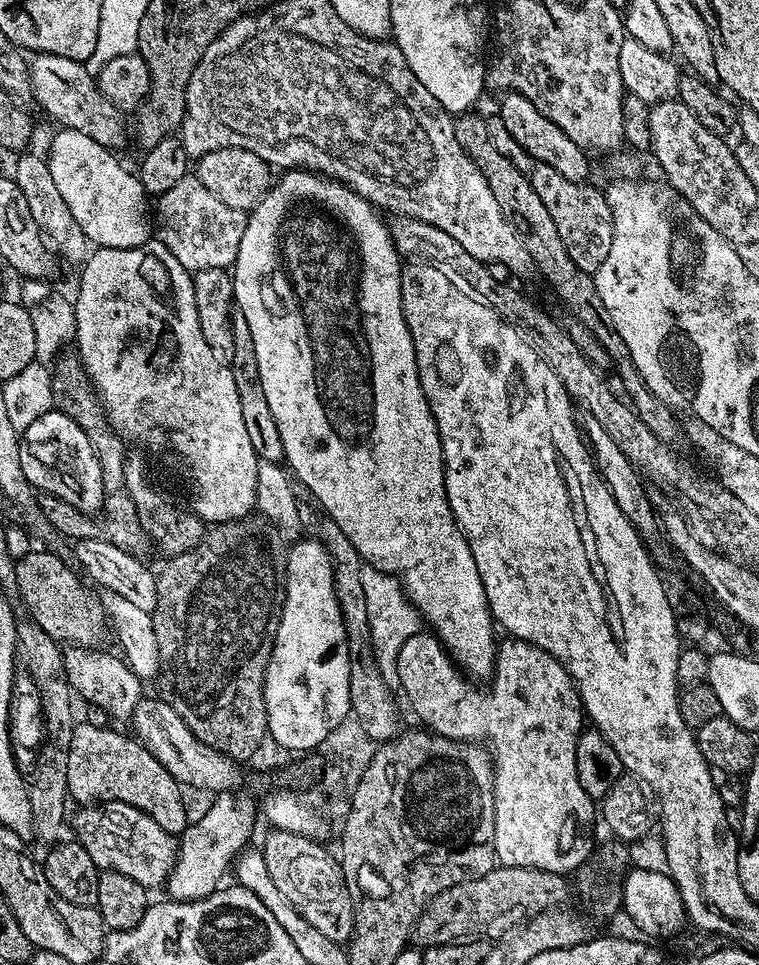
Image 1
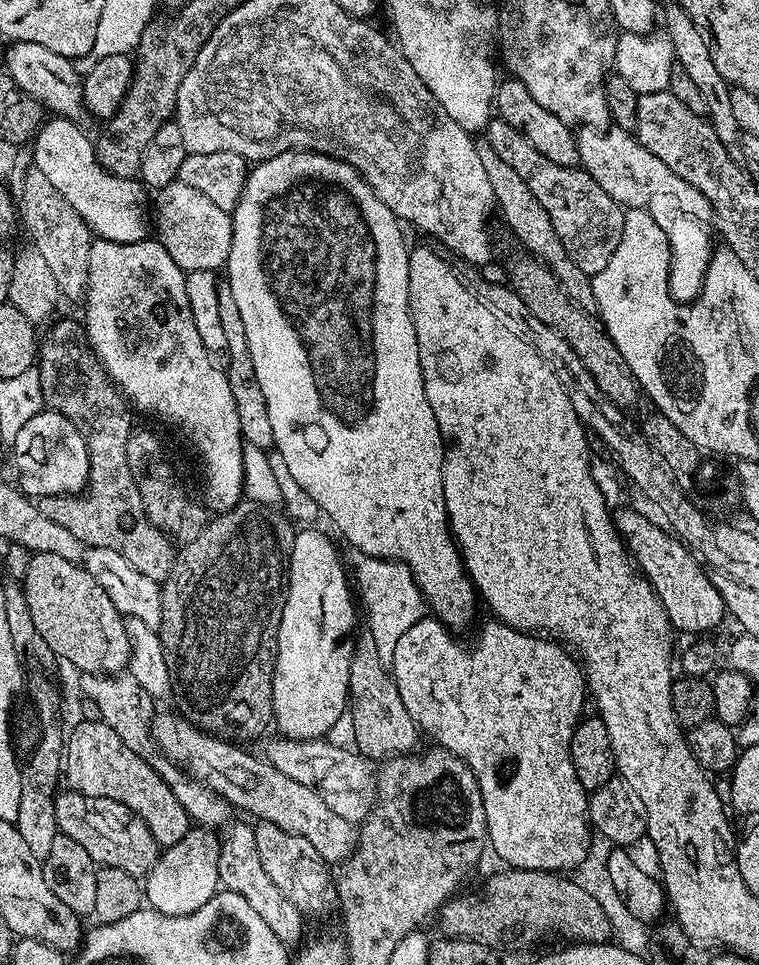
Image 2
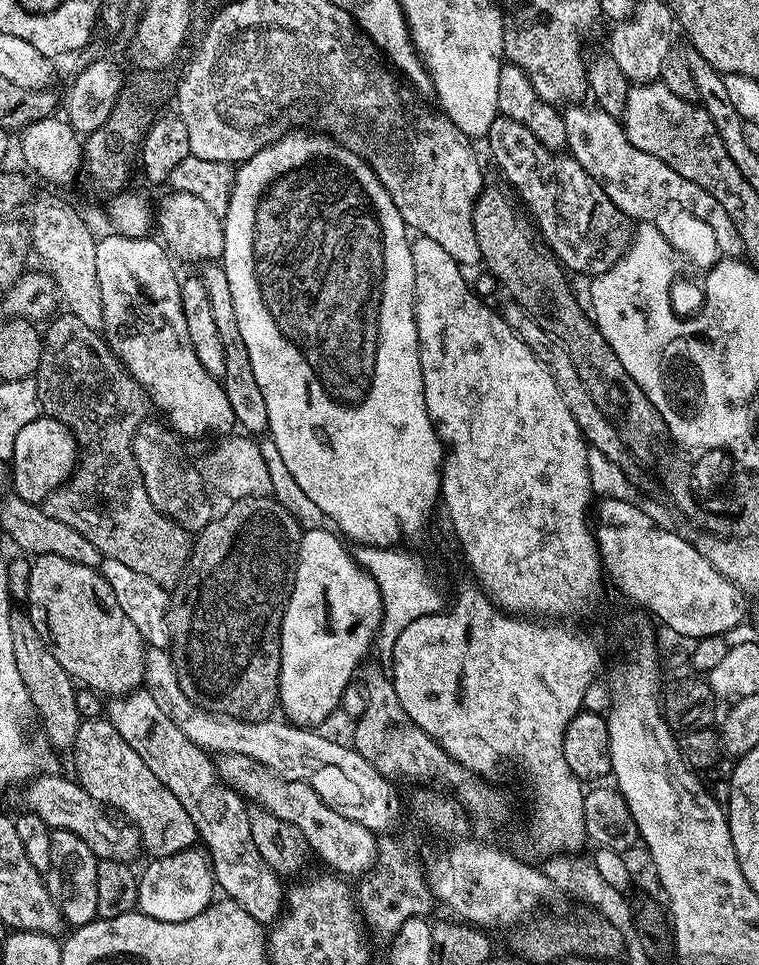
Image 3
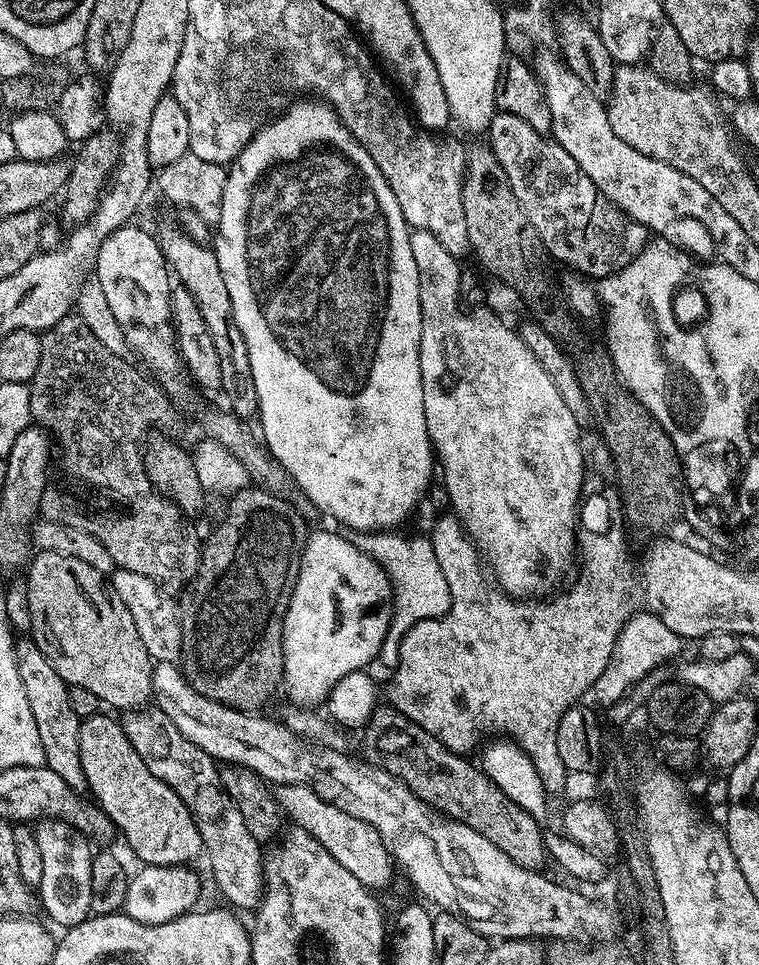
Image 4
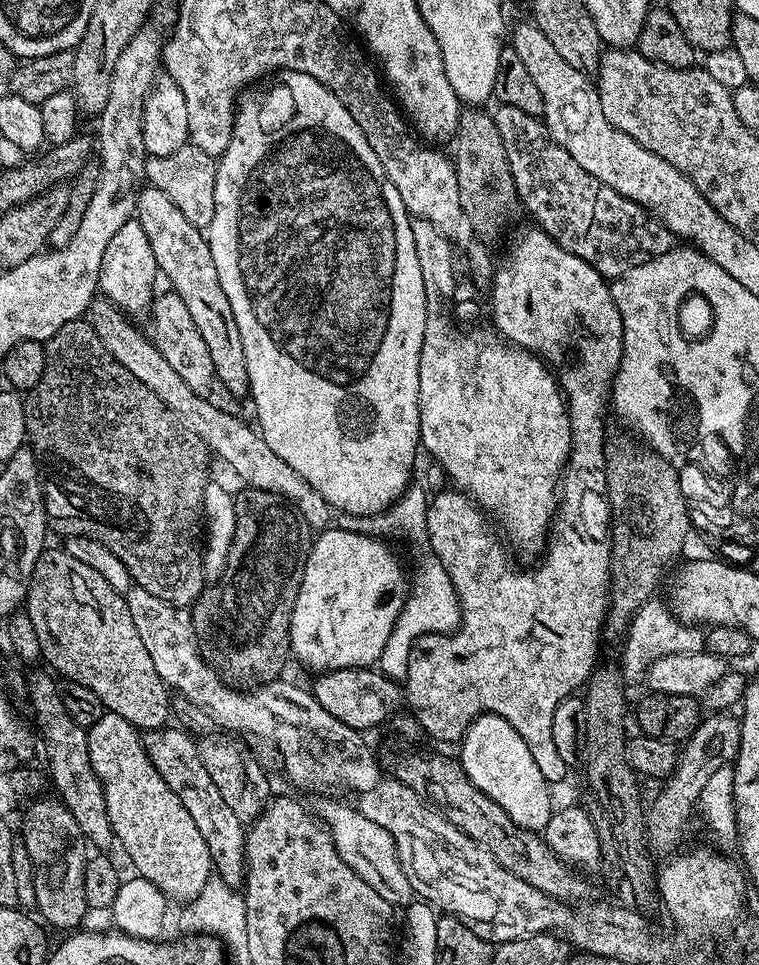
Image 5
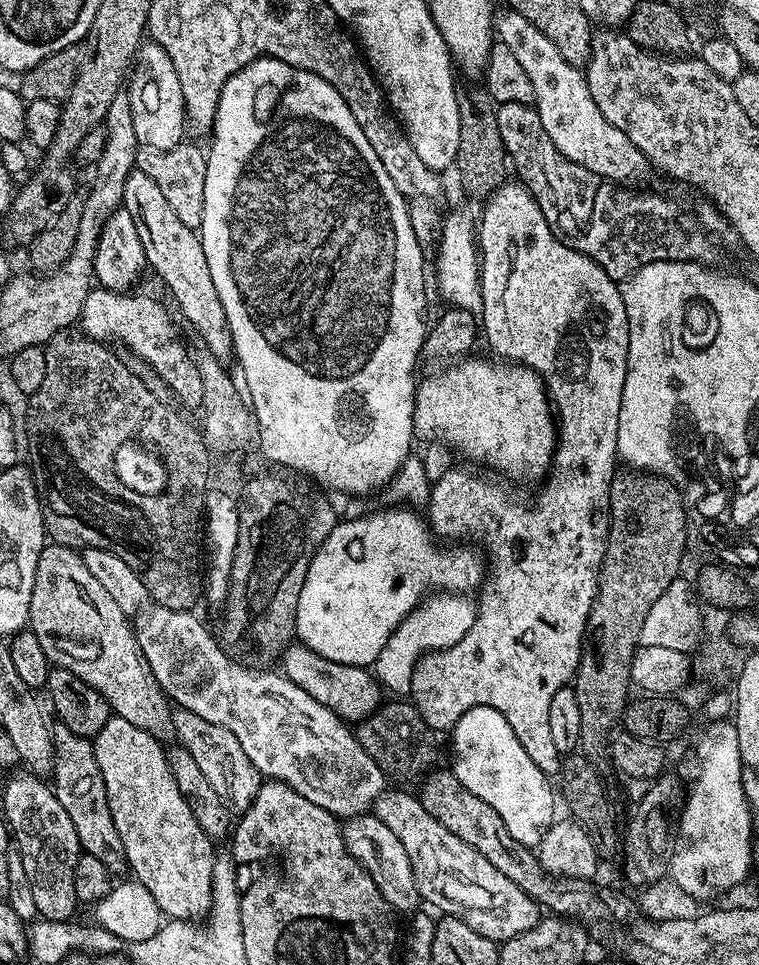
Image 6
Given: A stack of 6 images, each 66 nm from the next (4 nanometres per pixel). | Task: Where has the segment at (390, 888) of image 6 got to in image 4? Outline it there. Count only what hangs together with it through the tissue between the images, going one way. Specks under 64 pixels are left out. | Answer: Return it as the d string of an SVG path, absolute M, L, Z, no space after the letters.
M281 784L274 795L281 813L285 817L288 815L295 827L306 830L315 840L322 842L322 846L334 856L334 862L346 866L358 882L373 890L381 890L391 882L394 861L374 826L362 822L362 818L354 818L354 814L346 814L346 810L338 810L338 806L326 802L310 784Z

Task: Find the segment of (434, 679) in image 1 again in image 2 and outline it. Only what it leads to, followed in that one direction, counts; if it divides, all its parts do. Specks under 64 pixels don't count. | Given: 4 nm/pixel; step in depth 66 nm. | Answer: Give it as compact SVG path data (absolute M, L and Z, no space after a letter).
M425 618L414 622L402 638L398 638L398 646L394 646L394 658L390 665L391 676L395 680L402 703L409 711L410 718L416 727L426 737L433 736L435 743L450 754L464 760L476 776L480 793L484 799L486 810L486 826L488 827L488 844L505 860L508 868L525 868L539 872L563 873L566 869L575 870L583 860L589 859L588 847L592 844L593 829L588 819L589 793L578 782L578 774L574 774L574 762L570 758L570 742L577 724L582 719L580 711L586 704L586 681L583 667L578 663L577 657L565 645L551 639L541 638L530 632L519 632L501 620L488 618L488 621L476 632L476 637L469 644L455 640L453 633L444 627L443 622L435 618Z

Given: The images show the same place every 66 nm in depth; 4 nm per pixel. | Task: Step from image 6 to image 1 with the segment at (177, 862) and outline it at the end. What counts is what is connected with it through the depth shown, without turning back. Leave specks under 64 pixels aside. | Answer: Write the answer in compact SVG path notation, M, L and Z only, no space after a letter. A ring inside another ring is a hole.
M80 722L72 729L70 762L66 766L68 795L80 806L96 806L101 802L126 802L154 818L162 830L179 834L188 827L190 815L184 805L182 786L131 735L115 732L115 727L99 728ZM181 792L181 793L180 793Z

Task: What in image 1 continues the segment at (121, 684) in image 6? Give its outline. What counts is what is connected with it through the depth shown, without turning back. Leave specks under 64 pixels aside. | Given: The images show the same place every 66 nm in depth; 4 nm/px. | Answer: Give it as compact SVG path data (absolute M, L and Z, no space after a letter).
M28 552L26 558L16 561L19 599L24 600L24 608L28 611L25 613L37 626L46 630L50 638L64 646L96 650L103 645L100 643L104 640L104 628L106 632L104 608L100 605L99 595L91 592L93 589L85 583L81 573L69 564L52 552Z

